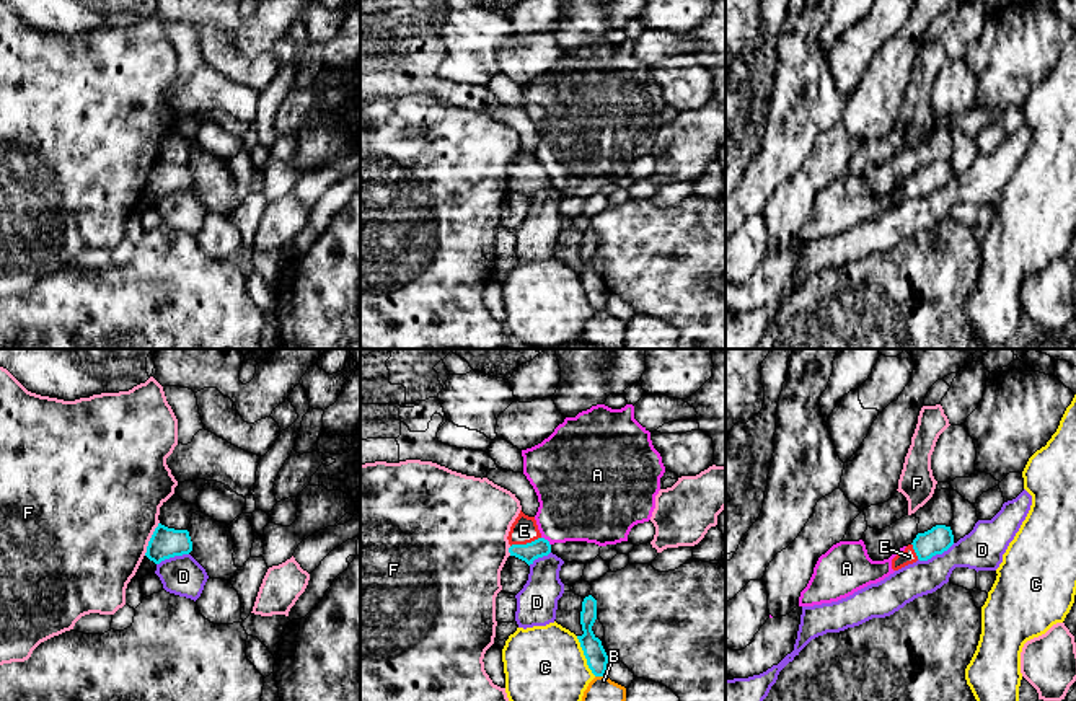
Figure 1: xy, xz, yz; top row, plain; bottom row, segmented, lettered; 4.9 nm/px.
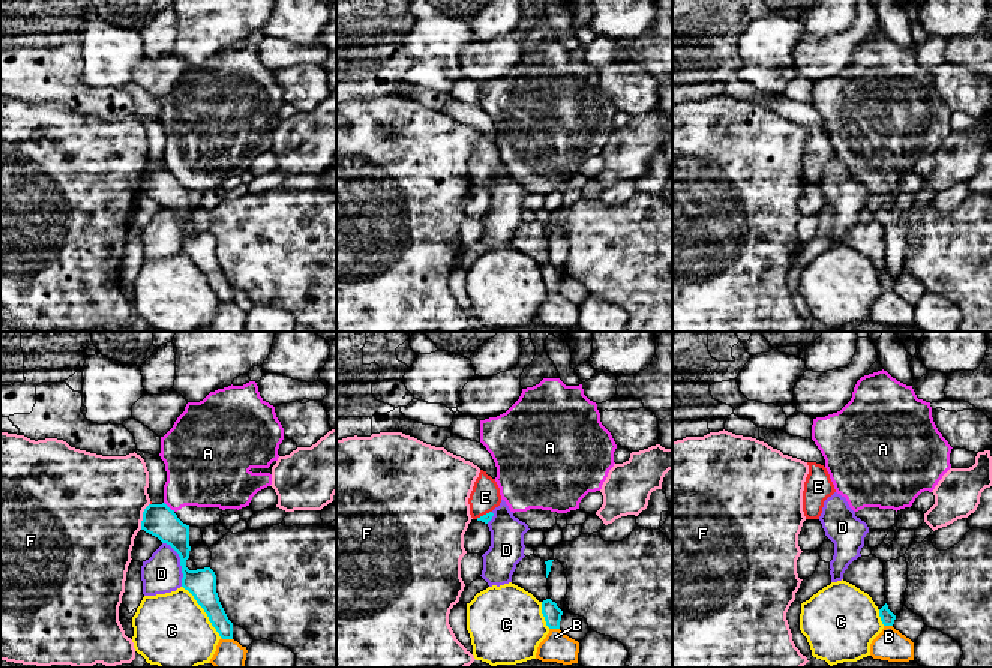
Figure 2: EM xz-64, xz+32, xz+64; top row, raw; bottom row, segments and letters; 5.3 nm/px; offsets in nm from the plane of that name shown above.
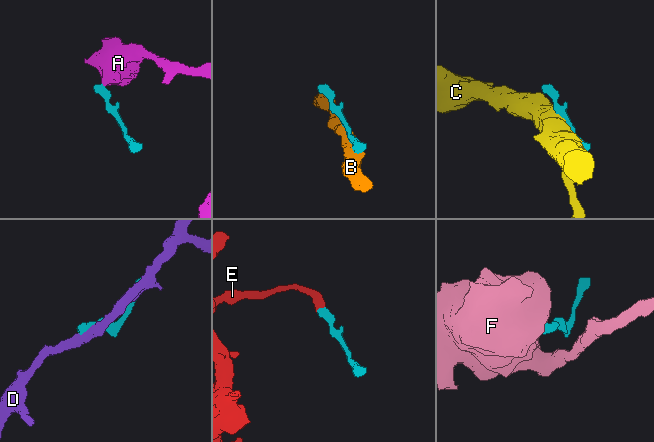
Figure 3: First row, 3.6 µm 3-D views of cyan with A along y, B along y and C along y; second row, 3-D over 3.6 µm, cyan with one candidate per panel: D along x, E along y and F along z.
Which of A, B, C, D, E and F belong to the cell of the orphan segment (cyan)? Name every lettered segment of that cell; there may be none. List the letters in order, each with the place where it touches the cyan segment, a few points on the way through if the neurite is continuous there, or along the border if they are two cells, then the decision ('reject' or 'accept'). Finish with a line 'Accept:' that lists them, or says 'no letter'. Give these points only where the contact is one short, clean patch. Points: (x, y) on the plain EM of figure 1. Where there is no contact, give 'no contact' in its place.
A: contact xz (546, 175); border xz (542, 171), (550, 180); reject
B: contact xz (599, 310); reject
C: contact xz (584, 289); reject
D: contact yz (936, 188); border yz (954, 178), (941, 188), (918, 194); reject
E: contact xz (527, 178); way xz (538, 183), (527, 178), (524, 165); accept
F: contact xy (150, 173); border xy (158, 157), (144, 189); reject
Accept: E

